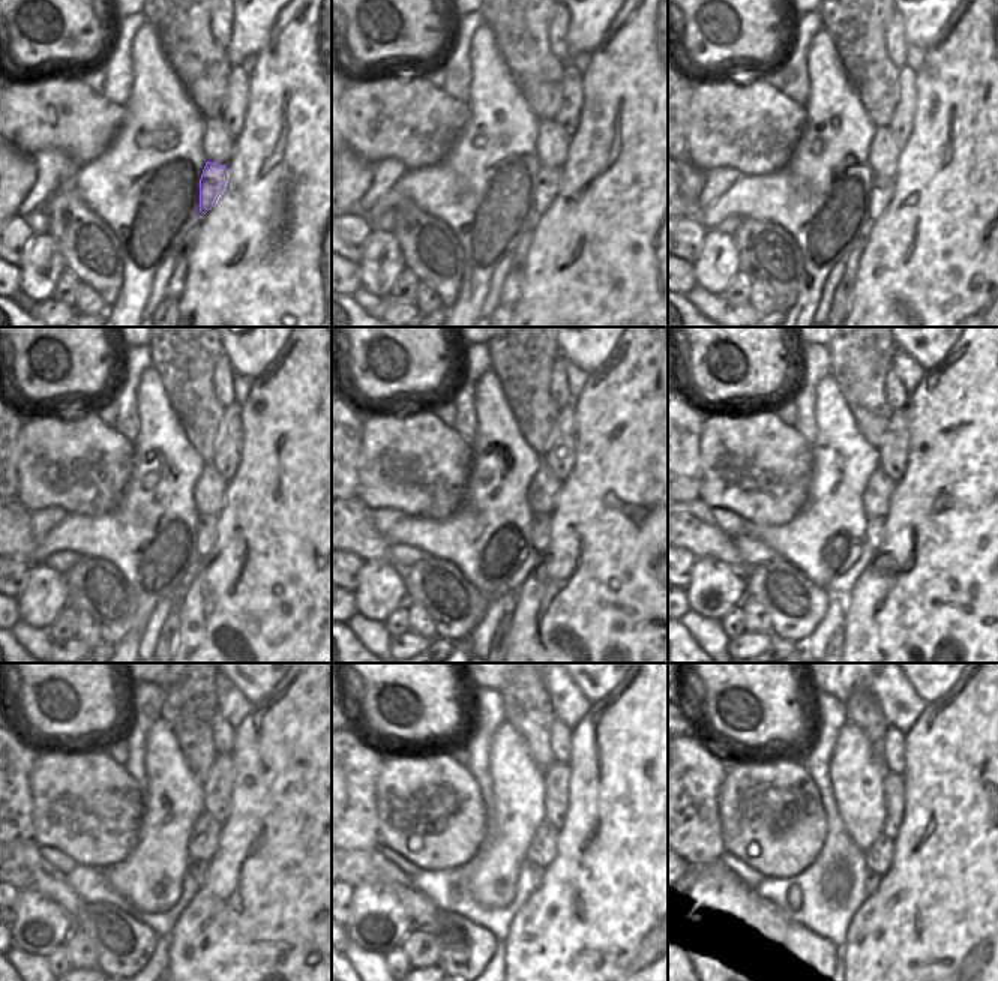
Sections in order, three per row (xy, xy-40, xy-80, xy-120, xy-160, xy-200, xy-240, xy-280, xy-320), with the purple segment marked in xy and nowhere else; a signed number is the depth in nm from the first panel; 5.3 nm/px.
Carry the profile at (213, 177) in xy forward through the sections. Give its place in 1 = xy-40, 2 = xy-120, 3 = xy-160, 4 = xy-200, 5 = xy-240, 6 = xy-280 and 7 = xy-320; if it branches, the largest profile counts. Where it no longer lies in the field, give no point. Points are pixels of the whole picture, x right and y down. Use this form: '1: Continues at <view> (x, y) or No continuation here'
1: Continues at xy-40 (548, 179)
2: Continues at xy-120 (206, 525)
3: Continues at xy-160 (541, 534)
4: Continues at xy-200 (874, 527)
5: Continues at xy-240 (198, 870)
6: Continues at xy-280 (536, 873)
7: Continues at xy-320 (872, 881)

